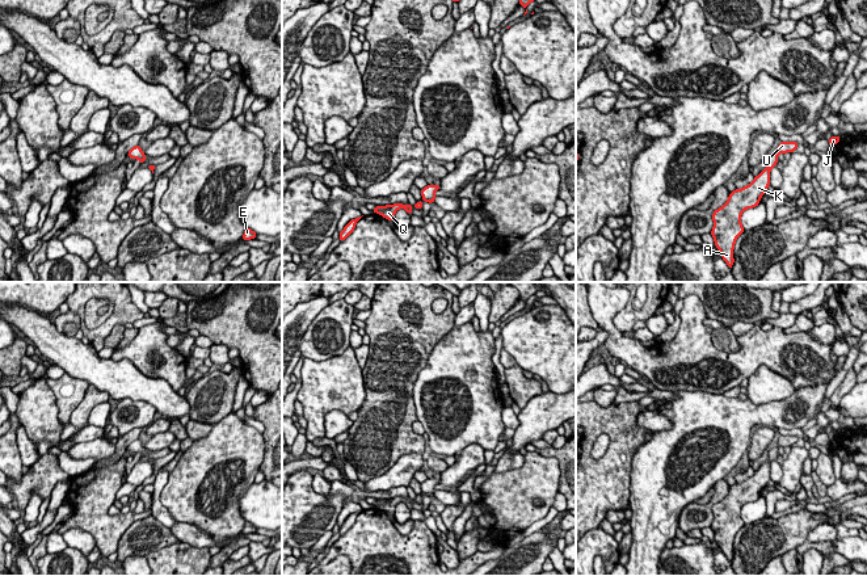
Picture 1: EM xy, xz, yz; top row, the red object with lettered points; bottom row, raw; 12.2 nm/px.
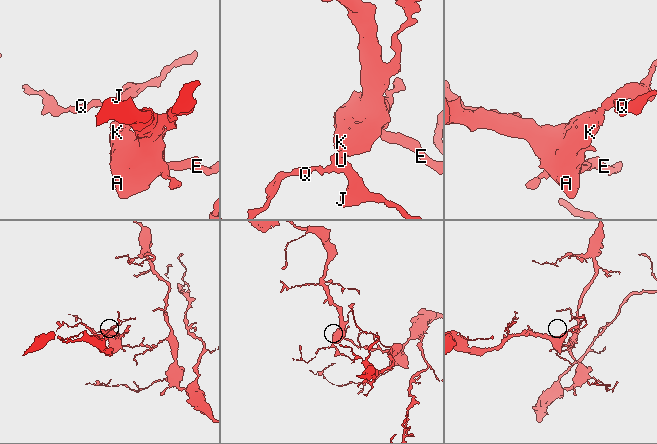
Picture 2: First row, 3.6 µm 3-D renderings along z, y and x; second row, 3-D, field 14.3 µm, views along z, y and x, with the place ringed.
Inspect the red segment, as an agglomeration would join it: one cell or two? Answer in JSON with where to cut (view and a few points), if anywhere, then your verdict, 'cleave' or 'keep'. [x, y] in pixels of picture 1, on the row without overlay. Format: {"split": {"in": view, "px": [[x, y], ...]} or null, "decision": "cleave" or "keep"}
{"split": null, "decision": "keep"}

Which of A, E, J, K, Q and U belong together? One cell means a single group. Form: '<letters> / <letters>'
A E J K Q U

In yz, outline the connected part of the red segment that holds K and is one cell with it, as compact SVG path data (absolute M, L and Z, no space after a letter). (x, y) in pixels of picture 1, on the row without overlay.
M780 436L778 445L769 450L769 459L761 464L754 474L742 483L733 484L728 495L712 506L714 521L711 529L715 541L720 545L723 554L732 563L735 552L733 543L737 531L745 525L741 518L741 508L746 503L757 501L761 491L770 480L770 464L776 461L778 449L794 446L799 441L797 436Z

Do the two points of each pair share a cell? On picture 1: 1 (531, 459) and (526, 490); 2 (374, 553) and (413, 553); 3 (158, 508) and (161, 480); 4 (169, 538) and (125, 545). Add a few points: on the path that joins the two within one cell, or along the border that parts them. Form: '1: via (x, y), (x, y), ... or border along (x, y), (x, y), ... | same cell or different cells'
1: via (531, 467), (531, 482) | same cell
2: via (383, 553), (404, 553) | same cell
3: via (156, 501), (158, 487) | same cell
4: via (159, 538), (141, 538), (135, 541) | same cell

